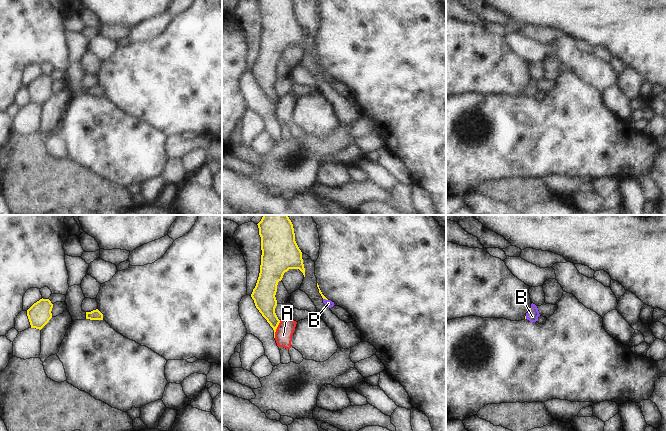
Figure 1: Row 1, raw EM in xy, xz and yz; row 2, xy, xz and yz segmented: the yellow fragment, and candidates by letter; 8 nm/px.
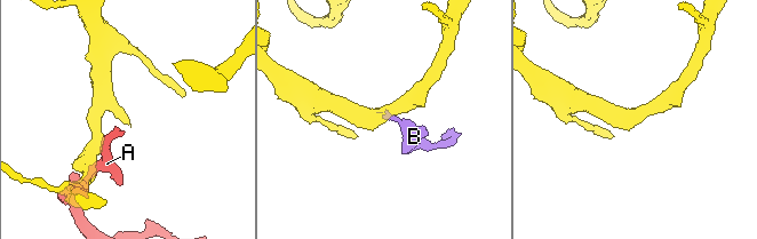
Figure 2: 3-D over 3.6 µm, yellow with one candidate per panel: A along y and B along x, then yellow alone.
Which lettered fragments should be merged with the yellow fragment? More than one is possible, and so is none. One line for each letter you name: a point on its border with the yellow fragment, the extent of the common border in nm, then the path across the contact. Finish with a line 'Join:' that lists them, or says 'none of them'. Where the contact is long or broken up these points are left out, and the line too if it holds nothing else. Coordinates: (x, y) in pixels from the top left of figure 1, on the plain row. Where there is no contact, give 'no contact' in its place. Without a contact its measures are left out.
B: meets yellow in yz at (530, 86); contact 50 nm long; runs through yz (530, 84), (530, 86), (532, 92)
Join: B

